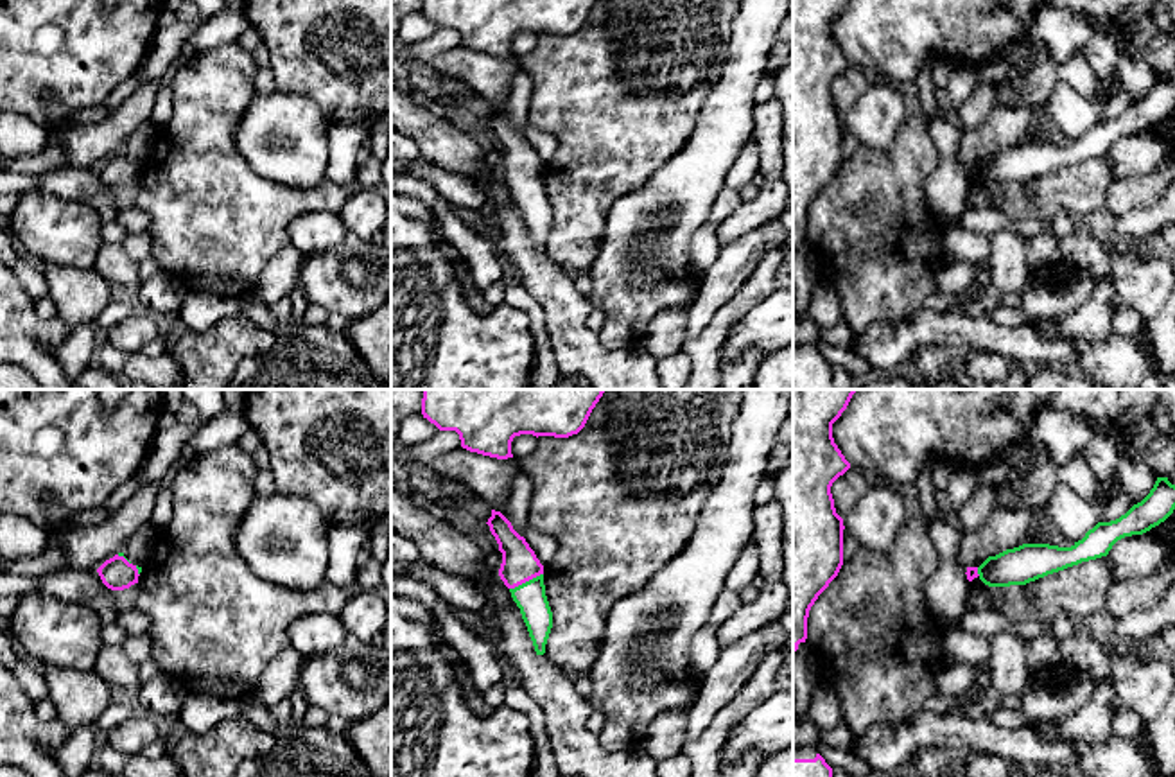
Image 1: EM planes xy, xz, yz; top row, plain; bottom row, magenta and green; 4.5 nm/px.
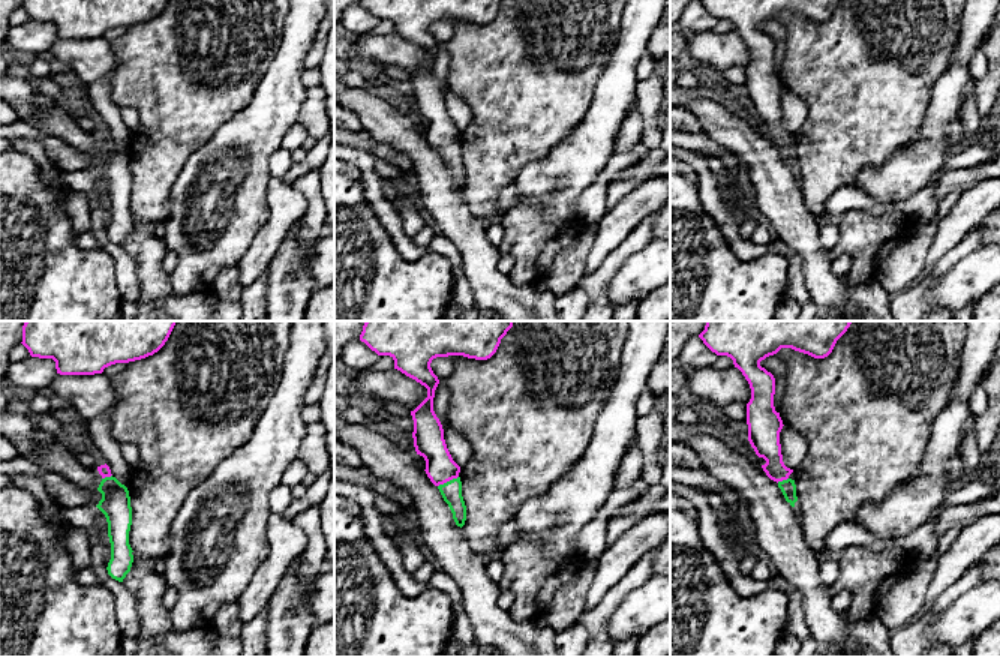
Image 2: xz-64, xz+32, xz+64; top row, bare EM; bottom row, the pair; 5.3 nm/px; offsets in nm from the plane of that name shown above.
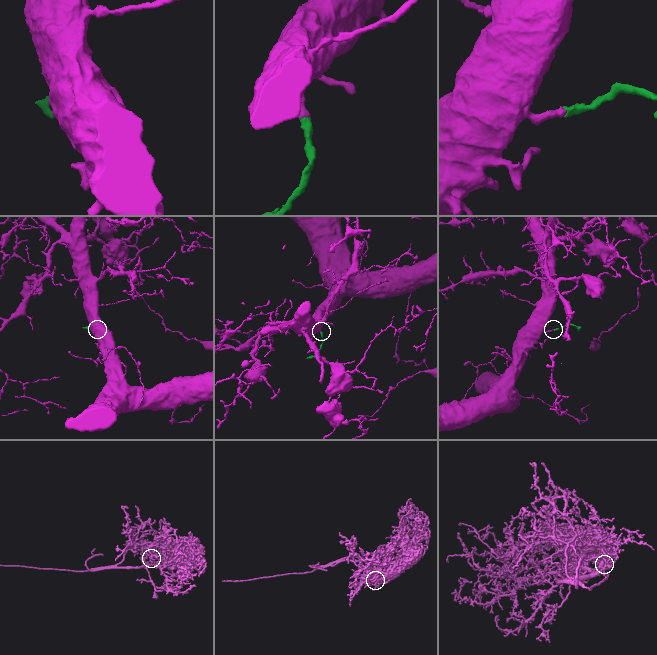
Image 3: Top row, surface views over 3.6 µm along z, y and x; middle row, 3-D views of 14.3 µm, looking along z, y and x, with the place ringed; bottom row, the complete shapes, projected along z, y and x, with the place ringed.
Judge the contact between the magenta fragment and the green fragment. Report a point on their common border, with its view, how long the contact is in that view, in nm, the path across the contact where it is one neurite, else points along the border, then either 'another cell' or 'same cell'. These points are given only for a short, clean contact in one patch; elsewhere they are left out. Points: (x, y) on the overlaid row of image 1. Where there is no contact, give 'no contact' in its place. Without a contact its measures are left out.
contact xz (526, 580); length 170 nm; way xz (519, 564), (526, 580), (530, 596); same cell

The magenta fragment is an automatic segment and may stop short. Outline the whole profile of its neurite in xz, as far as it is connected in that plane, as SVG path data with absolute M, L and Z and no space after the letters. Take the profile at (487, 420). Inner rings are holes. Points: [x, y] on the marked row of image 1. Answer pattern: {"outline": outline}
{"outline": "M423 389L422 415L431 423L434 423L440 431L456 431L459 434L463 449L483 456L497 458L497 459L508 459L508 458L513 458L511 441L515 436L533 434L536 438L538 436L569 438L572 434L578 434L585 427L592 409L596 407L596 404L599 402L605 391L606 389Z"}

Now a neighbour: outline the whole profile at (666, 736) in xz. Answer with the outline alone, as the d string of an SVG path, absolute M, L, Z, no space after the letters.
M691 703L683 709L671 709L657 716L640 743L644 752L651 755L657 763L676 757L682 754L687 743L687 711Z

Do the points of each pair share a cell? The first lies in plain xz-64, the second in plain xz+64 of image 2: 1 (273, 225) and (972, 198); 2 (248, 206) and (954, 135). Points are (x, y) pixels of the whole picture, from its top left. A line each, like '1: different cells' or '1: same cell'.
1: same cell
2: different cells

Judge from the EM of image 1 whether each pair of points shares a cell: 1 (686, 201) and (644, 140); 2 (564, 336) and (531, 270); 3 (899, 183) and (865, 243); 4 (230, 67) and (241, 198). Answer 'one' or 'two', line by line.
1: two
2: one
3: one
4: one

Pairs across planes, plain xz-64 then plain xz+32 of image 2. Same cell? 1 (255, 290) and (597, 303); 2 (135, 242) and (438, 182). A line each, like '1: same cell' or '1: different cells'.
1: same cell
2: same cell

